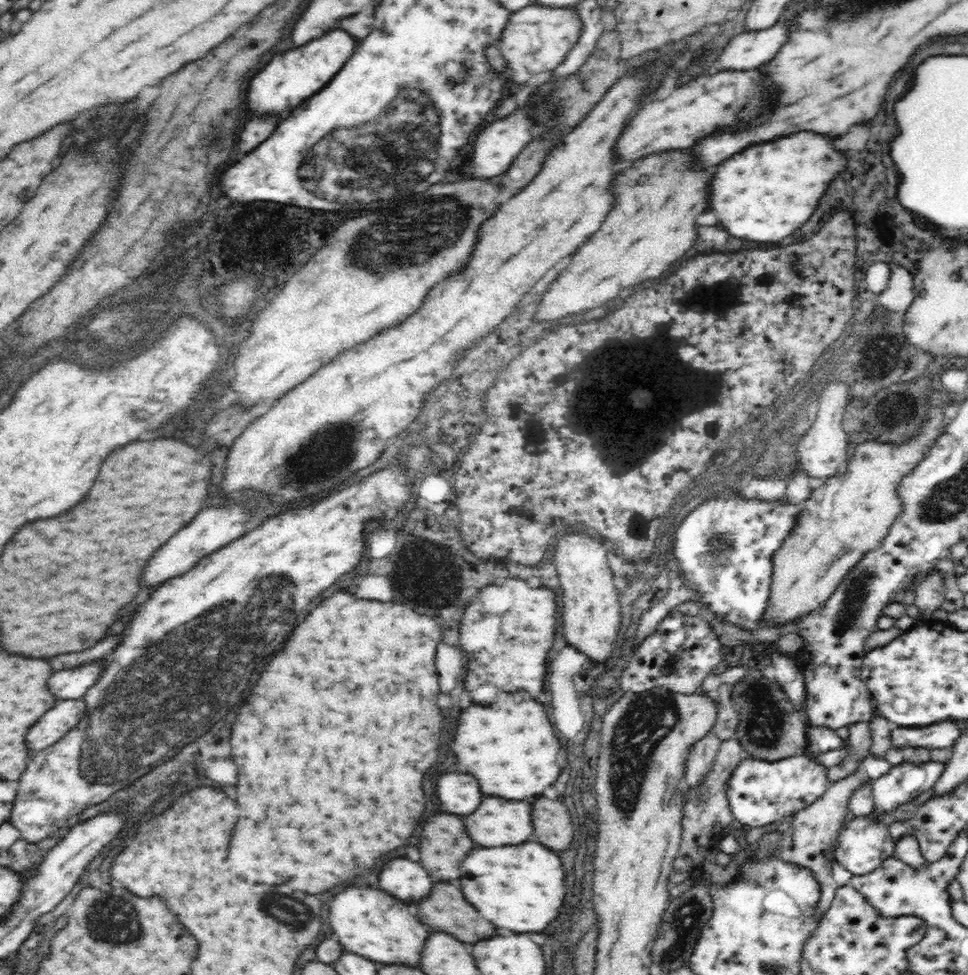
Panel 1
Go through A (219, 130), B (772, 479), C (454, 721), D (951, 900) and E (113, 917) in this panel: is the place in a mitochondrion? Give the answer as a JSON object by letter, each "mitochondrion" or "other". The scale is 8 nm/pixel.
{"A":"mitochondrion","B":"mitochondrion","C":"other","D":"other","E":"mitochondrion"}

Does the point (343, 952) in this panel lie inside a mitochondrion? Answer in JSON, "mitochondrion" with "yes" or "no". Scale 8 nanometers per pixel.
{"mitochondrion":"no"}

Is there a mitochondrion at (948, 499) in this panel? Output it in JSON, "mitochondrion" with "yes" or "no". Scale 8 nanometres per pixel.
{"mitochondrion":"yes"}

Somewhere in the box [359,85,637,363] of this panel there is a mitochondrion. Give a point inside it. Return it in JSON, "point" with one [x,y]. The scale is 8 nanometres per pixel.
{"point":[552,112]}

